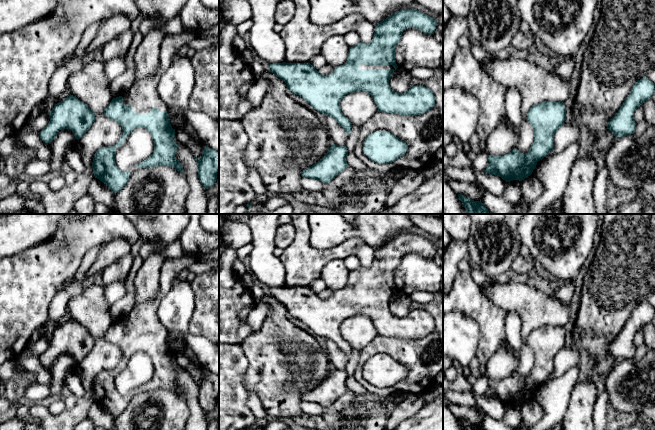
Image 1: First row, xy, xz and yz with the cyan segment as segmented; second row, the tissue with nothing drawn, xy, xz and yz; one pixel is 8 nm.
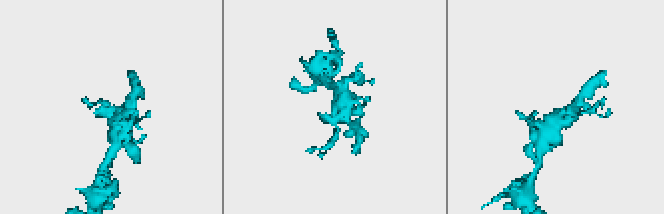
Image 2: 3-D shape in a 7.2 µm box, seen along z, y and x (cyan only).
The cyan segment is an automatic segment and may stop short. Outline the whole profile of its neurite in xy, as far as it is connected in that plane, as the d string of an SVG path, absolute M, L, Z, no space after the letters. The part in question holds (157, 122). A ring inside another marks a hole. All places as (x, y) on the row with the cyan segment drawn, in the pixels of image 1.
M186 28L180 34L167 34L162 40L157 72L144 79L135 80L130 89L113 98L105 108L104 115L118 122L122 126L123 134L115 146L101 147L96 151L92 167L95 178L108 186L114 194L123 189L130 176L130 171L121 171L116 166L116 148L120 147L136 128L147 129L155 147L153 154L138 163L135 168L167 165L180 173L183 171L181 163L175 157L175 129L170 124L168 108L158 94L157 85L164 71L172 64L174 54L197 35L198 33Z

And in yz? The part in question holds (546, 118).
M545 101L530 108L527 121L534 129L534 142L530 150L523 154L514 148L504 156L488 155L488 166L485 174L500 176L506 182L513 180L522 181L530 176L536 168L537 162L546 157L554 146L554 134L564 124L566 108L563 102Z

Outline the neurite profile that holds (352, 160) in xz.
M348 151L347 164L350 165L356 171L367 170L368 167L365 165L354 153L354 151Z

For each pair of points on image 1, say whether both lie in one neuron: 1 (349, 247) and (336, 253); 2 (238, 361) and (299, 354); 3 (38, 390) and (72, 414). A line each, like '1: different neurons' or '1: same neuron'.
1: same neuron
2: different neurons
3: different neurons

